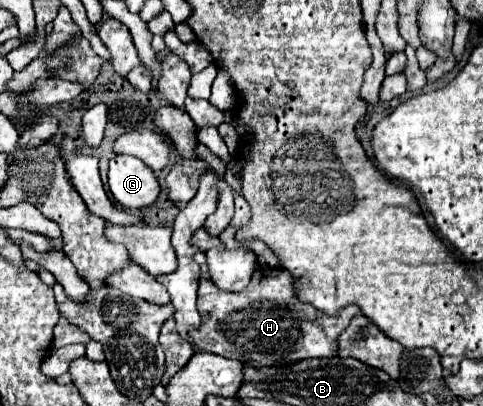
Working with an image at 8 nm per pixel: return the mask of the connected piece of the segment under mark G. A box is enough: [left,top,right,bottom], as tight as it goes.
[108,154,160,210]

